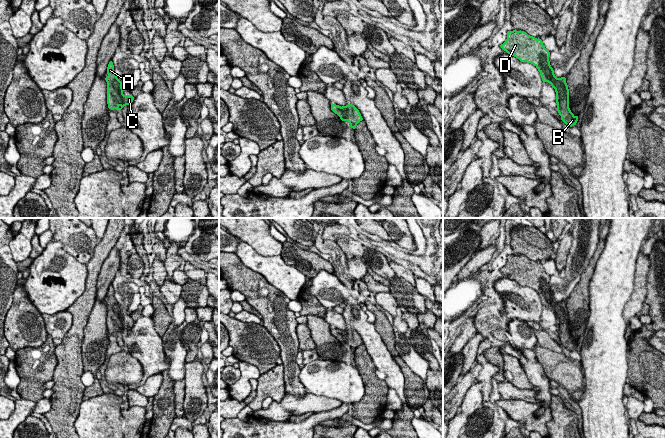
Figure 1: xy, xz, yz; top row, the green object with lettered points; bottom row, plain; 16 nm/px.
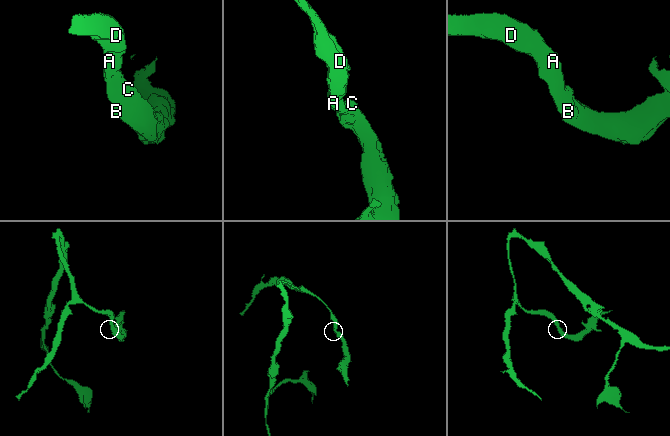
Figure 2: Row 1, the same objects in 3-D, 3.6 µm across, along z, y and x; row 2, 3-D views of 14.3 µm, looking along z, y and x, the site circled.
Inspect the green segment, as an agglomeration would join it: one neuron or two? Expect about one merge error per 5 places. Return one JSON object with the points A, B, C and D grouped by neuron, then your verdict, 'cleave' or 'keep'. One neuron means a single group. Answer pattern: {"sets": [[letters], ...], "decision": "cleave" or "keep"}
{"sets": [["A", "B", "C", "D"]], "decision": "keep"}

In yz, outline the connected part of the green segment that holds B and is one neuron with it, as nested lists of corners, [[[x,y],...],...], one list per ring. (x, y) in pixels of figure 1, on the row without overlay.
[[[508,255],[507,263],[500,271],[521,286],[533,288],[540,296],[543,306],[548,306],[555,313],[557,335],[561,344],[572,351],[576,349],[578,340],[569,332],[569,313],[566,302],[557,302],[550,289],[550,276],[545,272],[541,263],[528,259],[524,255]]]

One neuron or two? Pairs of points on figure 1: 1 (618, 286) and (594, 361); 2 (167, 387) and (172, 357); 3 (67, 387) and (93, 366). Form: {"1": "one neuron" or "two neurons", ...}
{"1": "one neuron", "2": "two neurons", "3": "two neurons"}

